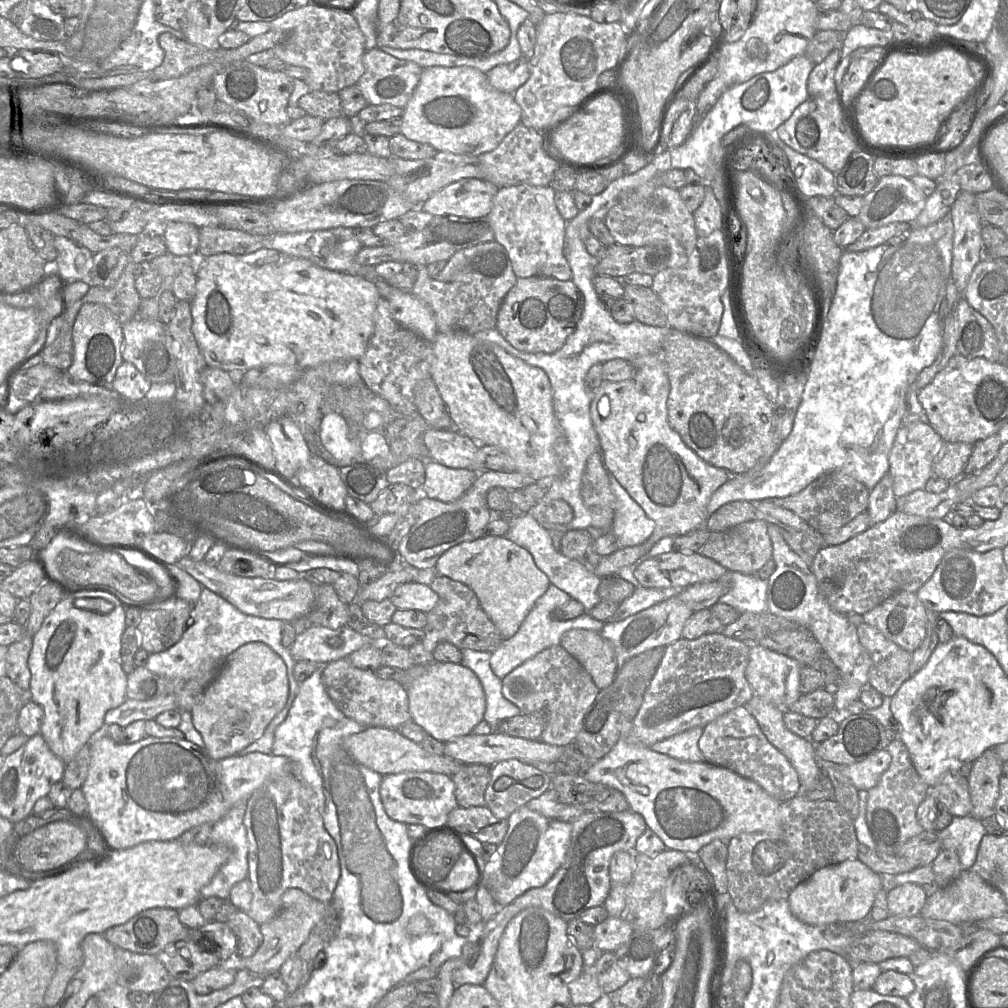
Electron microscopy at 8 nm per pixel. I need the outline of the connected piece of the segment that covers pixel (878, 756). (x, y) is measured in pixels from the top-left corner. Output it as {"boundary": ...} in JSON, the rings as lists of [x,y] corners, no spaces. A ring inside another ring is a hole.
{"boundary":[[[881,750],[867,759],[847,766],[841,766],[843,774],[859,791],[868,791],[876,786],[882,774],[889,768],[892,757],[889,752]]]}

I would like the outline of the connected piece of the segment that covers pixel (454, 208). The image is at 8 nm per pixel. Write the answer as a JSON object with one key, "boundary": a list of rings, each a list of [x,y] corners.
{"boundary":[[[463,178],[434,193],[421,208],[433,216],[486,217],[492,210],[493,198],[498,191],[499,188],[489,181]]]}

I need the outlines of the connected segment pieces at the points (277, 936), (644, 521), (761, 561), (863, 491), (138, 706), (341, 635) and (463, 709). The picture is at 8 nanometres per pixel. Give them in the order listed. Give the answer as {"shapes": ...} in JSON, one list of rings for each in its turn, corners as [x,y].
{"shapes":[[[[298,888],[287,889],[282,895],[282,906],[278,915],[259,925],[263,940],[256,953],[248,958],[235,954],[225,961],[220,961],[218,966],[229,971],[248,969],[264,976],[278,972],[282,964],[297,952],[311,931],[323,919],[330,904],[331,902],[319,901]]],[[[605,462],[604,468],[608,474],[610,488],[616,499],[615,514],[612,526],[610,528],[610,533],[614,536],[615,541],[620,549],[638,546],[645,543],[656,530],[656,523],[646,515],[639,504],[637,504],[626,492],[626,490],[619,484],[619,482],[608,470]]],[[[754,519],[721,532],[711,532],[700,554],[717,562],[727,570],[743,574],[756,574],[772,559],[772,544],[767,533],[768,523]]],[[[828,471],[813,480],[799,493],[785,498],[768,498],[761,503],[784,507],[802,518],[811,528],[821,534],[840,528],[866,512],[871,490],[863,483],[841,471]]],[[[175,693],[163,694],[157,698],[150,700],[134,700],[127,699],[123,704],[119,707],[109,710],[105,715],[105,723],[110,724],[118,724],[122,727],[126,727],[132,722],[139,720],[155,720],[156,717],[168,710],[179,710],[177,703],[177,696]]],[[[347,625],[335,630],[312,626],[299,632],[289,649],[296,662],[308,660],[325,665],[348,658],[354,651],[373,642],[368,636],[354,631]]],[[[431,661],[426,667],[425,673],[406,687],[410,720],[444,743],[472,733],[484,720],[486,707],[484,690],[477,676],[461,664]]]]}

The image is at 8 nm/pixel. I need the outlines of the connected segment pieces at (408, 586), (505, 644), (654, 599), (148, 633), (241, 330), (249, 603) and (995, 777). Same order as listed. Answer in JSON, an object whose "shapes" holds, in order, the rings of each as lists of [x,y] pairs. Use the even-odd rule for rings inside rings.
{"shapes":[[[[408,582],[399,585],[389,599],[397,609],[428,613],[437,605],[439,596],[429,585]]],[[[550,584],[546,592],[538,598],[516,634],[509,639],[503,640],[500,646],[491,653],[490,667],[497,677],[503,679],[516,667],[542,650],[560,645],[563,634],[571,629],[586,629],[601,632],[604,623],[594,619],[588,613],[566,621],[556,621],[551,618],[551,614],[556,608],[567,604],[571,599],[567,593]]],[[[635,587],[634,592],[623,600],[611,618],[614,621],[621,621],[642,610],[645,610],[669,597],[678,591],[658,588]]],[[[173,595],[164,603],[142,610],[137,627],[140,648],[154,654],[174,646],[190,625],[192,609],[185,600]]],[[[262,247],[247,254],[219,253],[205,257],[196,272],[196,294],[190,302],[192,331],[208,366],[227,372],[289,365],[302,370],[338,359],[359,360],[374,332],[374,314],[381,299],[377,285],[348,272],[320,267],[305,258]]],[[[185,556],[176,563],[181,569],[207,588],[221,596],[244,614],[265,619],[295,621],[306,615],[314,604],[314,584],[301,576],[295,580],[267,578],[246,578],[221,571],[217,566],[209,566],[203,560],[194,561]]],[[[994,749],[986,750],[973,762],[967,778],[972,803],[970,816],[981,821],[995,814],[1003,765]]]]}

